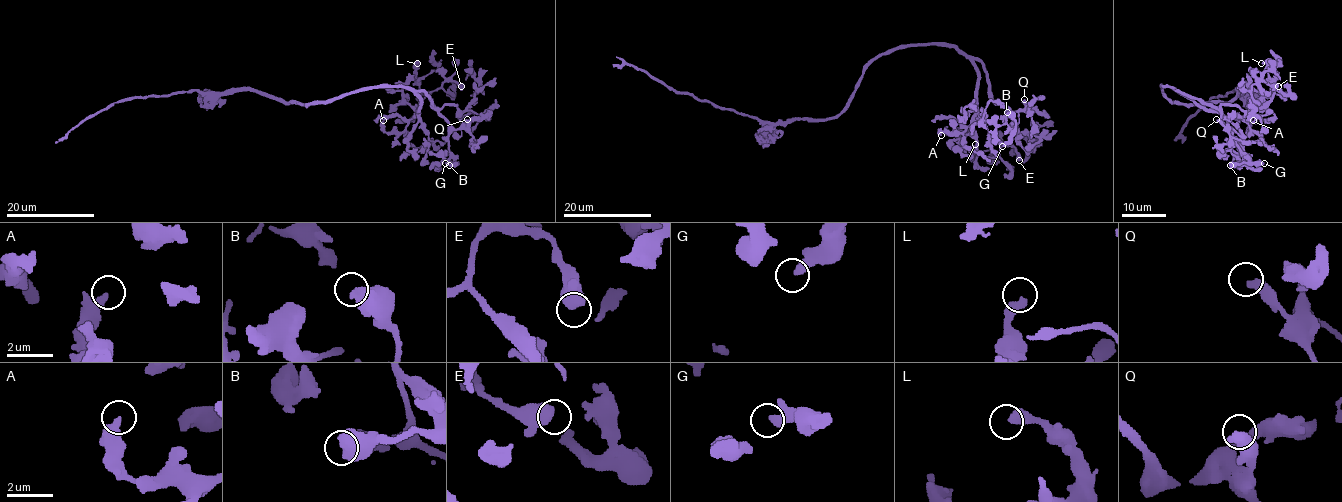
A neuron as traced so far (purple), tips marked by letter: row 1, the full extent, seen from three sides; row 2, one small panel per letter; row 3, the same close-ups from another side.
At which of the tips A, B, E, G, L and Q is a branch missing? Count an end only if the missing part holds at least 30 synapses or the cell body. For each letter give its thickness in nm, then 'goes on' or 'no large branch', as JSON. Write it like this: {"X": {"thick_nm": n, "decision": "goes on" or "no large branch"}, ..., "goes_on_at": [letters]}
{"A": {"thick_nm": 400, "decision": "no large branch"}, "B": {"thick_nm": 550, "decision": "no large branch"}, "E": {"thick_nm": 700, "decision": "no large branch"}, "G": {"thick_nm": 360, "decision": "no large branch"}, "L": {"thick_nm": 440, "decision": "no large branch"}, "Q": {"thick_nm": 480, "decision": "no large branch"}, "goes_on_at": []}

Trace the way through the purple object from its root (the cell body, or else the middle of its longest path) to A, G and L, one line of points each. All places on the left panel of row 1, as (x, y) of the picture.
A: (303, 104), (385, 86), (406, 86), (421, 101), (420, 115), (402, 131), (387, 132), (383, 120)
G: (303, 104), (333, 101), (373, 87), (407, 86), (421, 90), (449, 126), (448, 152), (454, 161), (445, 163)
L: (303, 104), (333, 101), (373, 87), (406, 86), (421, 101), (418, 116), (415, 115), (420, 100), (417, 63)

